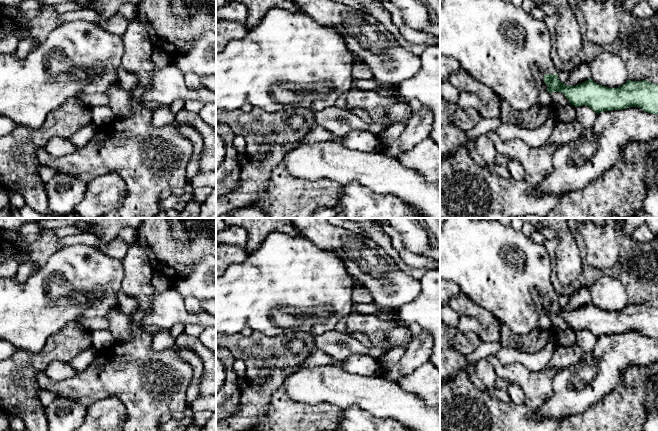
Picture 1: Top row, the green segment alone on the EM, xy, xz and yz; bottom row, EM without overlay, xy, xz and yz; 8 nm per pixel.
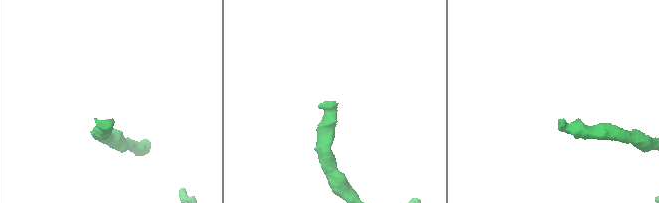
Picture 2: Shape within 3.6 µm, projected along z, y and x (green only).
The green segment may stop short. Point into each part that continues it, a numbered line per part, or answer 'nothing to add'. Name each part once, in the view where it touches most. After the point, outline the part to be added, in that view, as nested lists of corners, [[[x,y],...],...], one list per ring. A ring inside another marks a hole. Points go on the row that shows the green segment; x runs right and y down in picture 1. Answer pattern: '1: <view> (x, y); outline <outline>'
1: yz (501, 45); outline [[[443,0],[440,4],[440,55],[456,59],[467,74],[474,77],[480,83],[488,86],[501,99],[508,102],[513,110],[523,112],[534,106],[539,94],[547,90],[547,84],[543,78],[546,74],[558,74],[558,69],[551,58],[551,37],[549,28],[544,21],[536,20],[521,6],[515,6],[511,1],[502,0]]]

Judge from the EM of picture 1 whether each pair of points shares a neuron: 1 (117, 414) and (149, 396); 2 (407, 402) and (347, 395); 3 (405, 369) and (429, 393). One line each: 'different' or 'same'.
1: different
2: same
3: different

